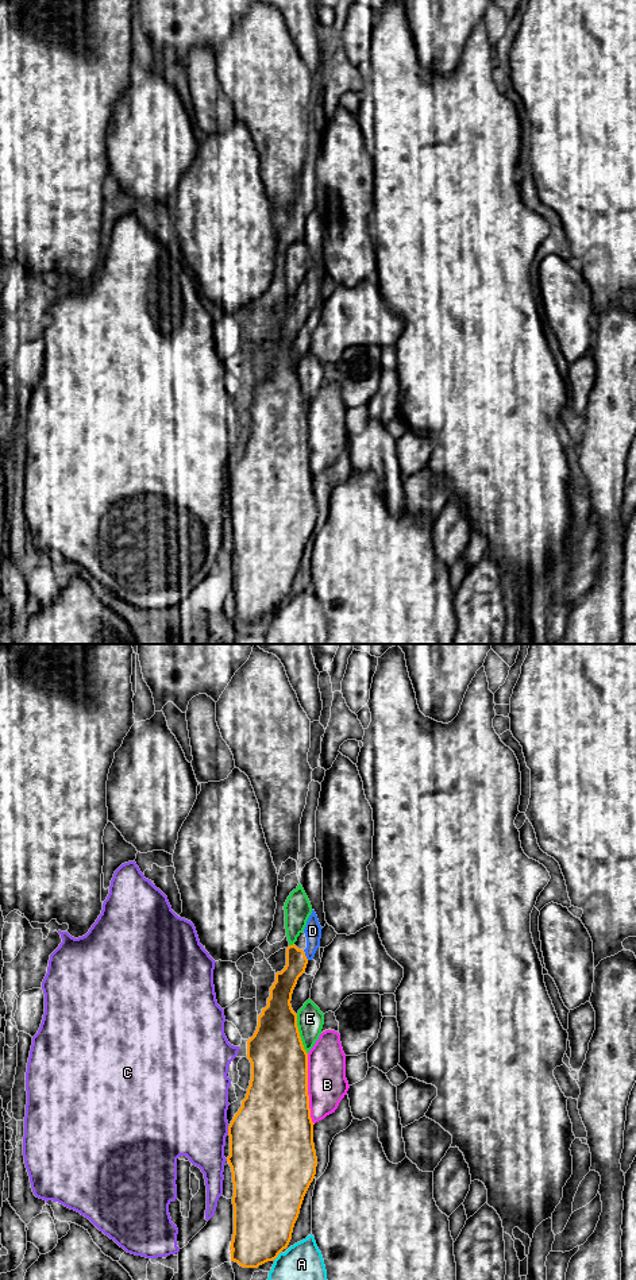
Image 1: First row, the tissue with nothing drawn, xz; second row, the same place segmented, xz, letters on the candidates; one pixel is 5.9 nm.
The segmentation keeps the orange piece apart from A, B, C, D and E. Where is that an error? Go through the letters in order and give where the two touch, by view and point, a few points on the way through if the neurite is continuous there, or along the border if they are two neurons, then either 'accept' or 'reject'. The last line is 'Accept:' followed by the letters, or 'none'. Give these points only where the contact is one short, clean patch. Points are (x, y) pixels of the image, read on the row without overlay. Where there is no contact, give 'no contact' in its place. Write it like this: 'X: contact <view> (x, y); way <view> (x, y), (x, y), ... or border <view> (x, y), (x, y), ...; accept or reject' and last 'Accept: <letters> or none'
A: contact xz (277, 608); reject
B: contact xz (307, 440); reject
C: contact xz (228, 482); reject
D: contact xz (304, 307); way xz (285, 334), (304, 307), (312, 297), (312, 282); accept
E: contact xz (299, 386); reject
Accept: D

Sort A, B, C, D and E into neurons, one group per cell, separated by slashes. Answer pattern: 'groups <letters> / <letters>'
groups A / B / C / D / E

